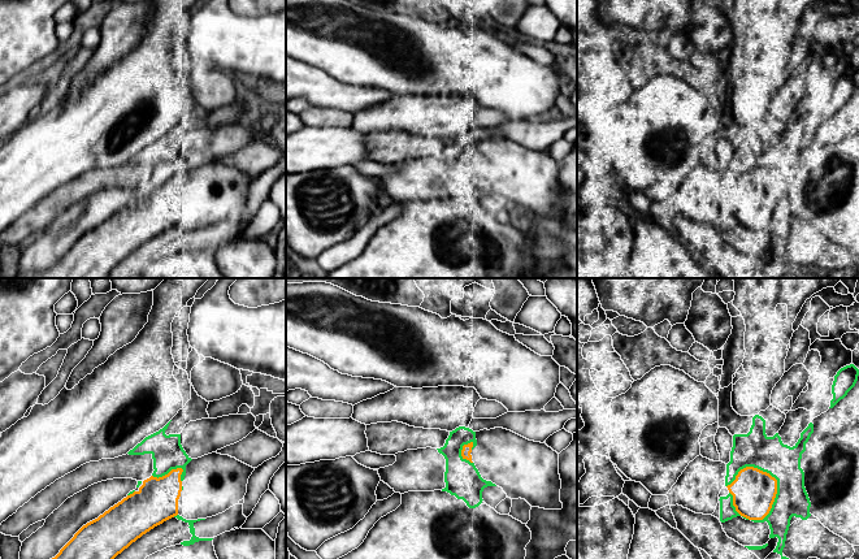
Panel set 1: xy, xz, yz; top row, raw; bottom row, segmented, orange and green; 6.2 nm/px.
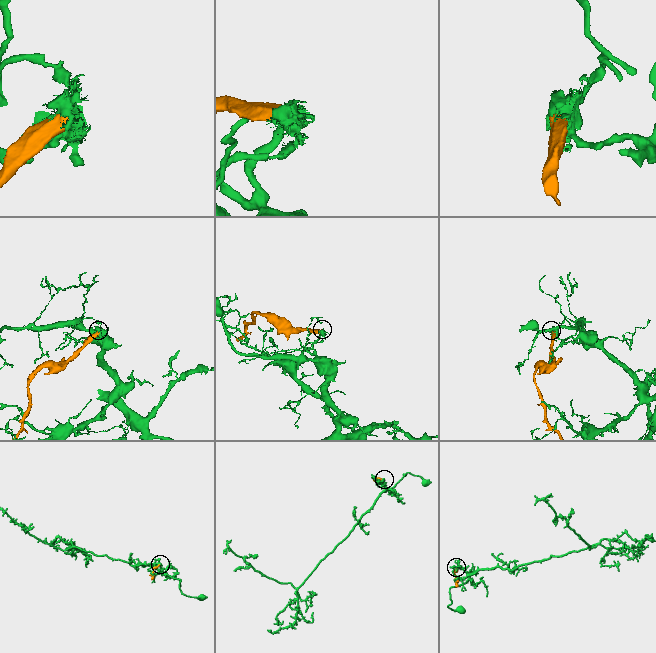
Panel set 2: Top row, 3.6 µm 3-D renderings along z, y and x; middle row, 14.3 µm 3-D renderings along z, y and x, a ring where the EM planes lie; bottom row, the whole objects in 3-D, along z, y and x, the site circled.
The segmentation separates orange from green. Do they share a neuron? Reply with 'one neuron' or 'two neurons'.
two neurons

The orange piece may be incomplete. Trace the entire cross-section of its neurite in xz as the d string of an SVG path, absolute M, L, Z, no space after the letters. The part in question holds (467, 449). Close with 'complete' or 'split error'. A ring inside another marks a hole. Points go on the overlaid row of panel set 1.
M503 428L476 432L477 446L464 445L463 459L476 465L481 477L491 481L511 499L525 499L532 507L561 510L561 480L559 474L559 454L546 443L529 441Z | split error

